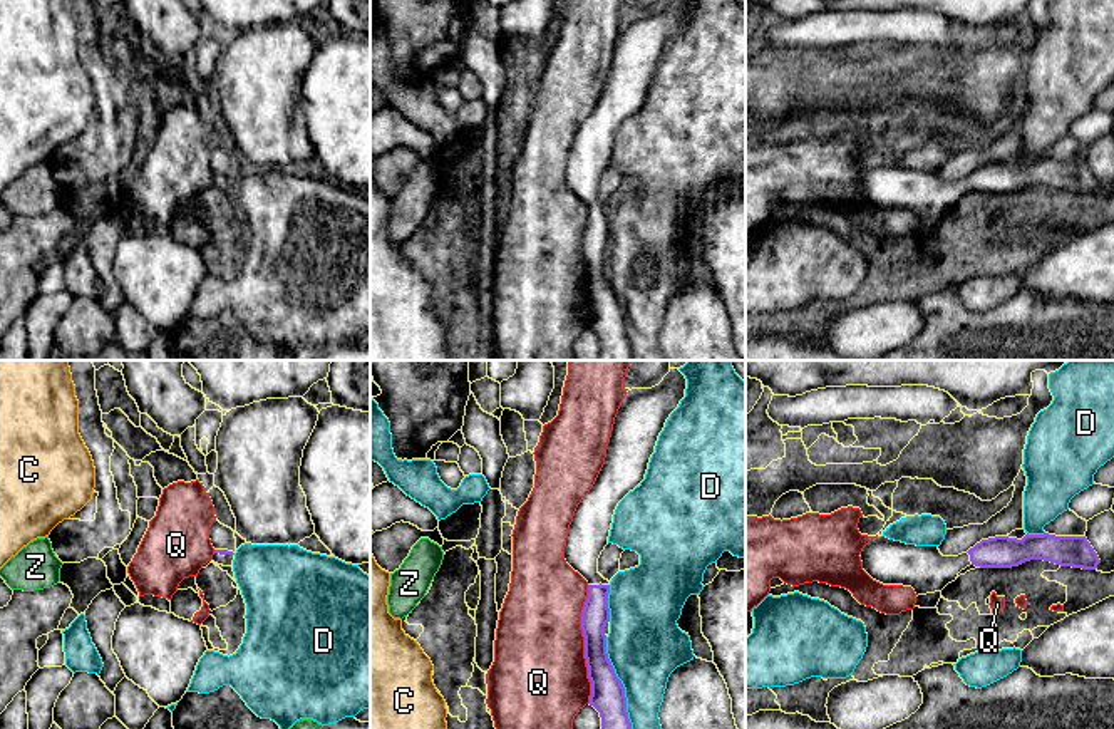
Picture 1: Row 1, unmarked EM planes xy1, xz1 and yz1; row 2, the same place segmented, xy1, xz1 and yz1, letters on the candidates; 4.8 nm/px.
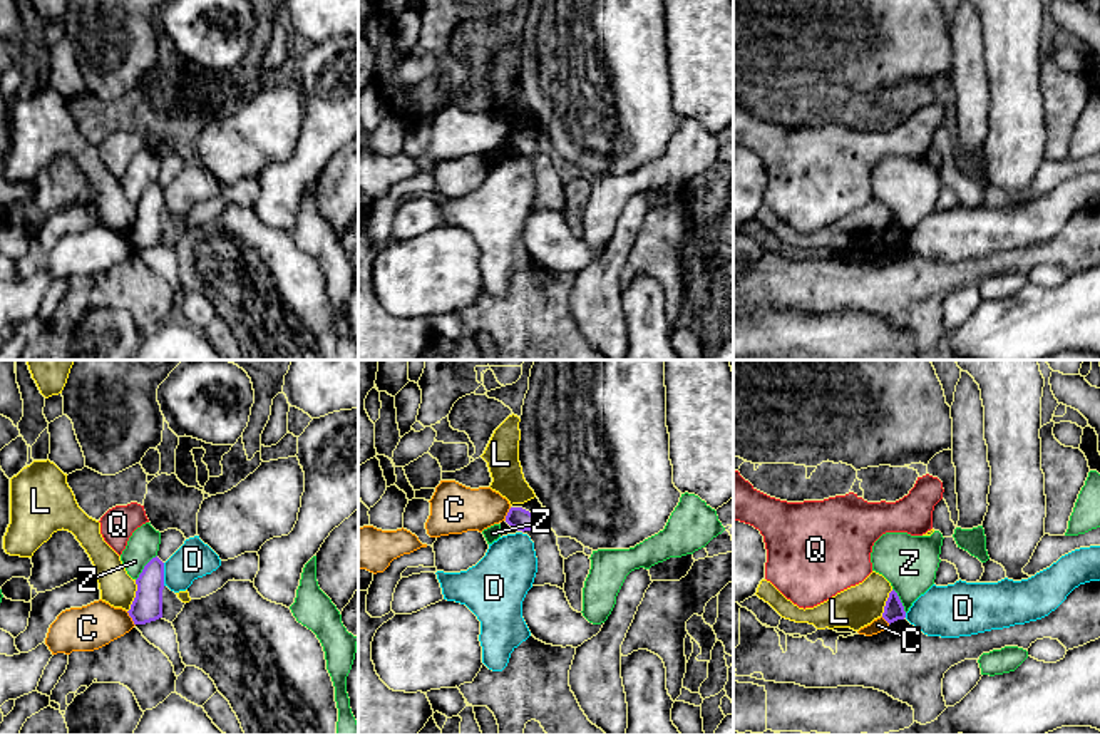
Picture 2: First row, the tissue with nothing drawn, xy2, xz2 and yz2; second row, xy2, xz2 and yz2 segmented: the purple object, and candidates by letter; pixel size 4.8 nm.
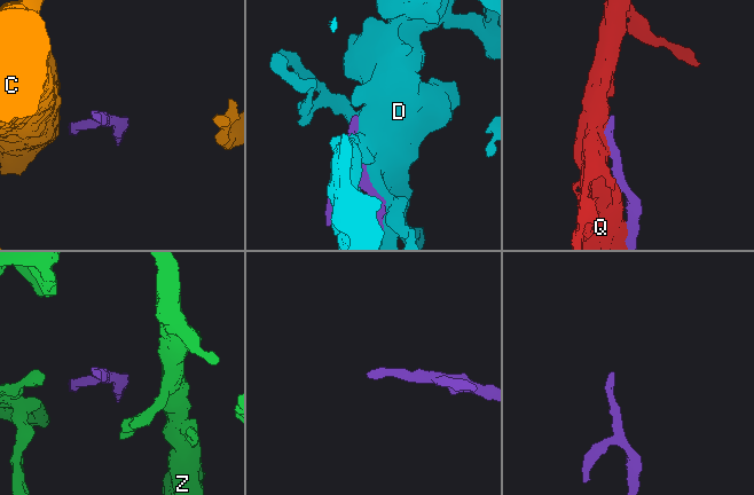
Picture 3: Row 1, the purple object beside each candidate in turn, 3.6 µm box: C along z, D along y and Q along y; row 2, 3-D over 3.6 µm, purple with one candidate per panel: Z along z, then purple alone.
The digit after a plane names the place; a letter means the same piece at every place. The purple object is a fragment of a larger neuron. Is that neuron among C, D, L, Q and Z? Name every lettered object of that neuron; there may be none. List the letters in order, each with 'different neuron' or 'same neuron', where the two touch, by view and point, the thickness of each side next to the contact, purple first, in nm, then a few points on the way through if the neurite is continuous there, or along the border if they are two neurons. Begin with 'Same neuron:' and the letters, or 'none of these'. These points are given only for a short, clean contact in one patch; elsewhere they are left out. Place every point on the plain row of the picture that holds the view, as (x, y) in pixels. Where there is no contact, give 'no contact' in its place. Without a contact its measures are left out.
Same neuron: none of these
C: different neuron; contact xy2 (131, 241); calibres 140 and 220 nm; border xy2 (126, 236), (134, 250)
D: different neuron; contact xz1 (622, 310); calibres 160 and 360 nm
L: different neuron; contact xy2 (136, 221); calibres 140 and 170 nm; border xy2 (136, 205), (136, 221), (128, 236)
Q: different neuron; contact xz1 (585, 268); calibres 160 and 440 nm
Z: different neuron; contact xy2 (144, 193); calibres 140 and 150 nm; border xy2 (156, 179), (136, 205)

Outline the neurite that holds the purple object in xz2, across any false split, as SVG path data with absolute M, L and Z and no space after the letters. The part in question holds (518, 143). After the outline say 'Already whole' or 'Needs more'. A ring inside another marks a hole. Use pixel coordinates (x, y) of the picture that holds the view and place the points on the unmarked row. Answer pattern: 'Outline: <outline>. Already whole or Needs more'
Outline: M511 132L506 147L517 156L531 156L544 151L542 144L522 132Z. Already whole

